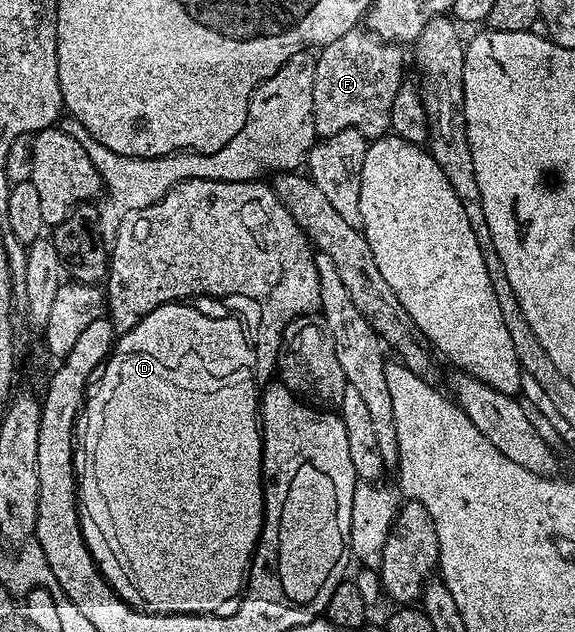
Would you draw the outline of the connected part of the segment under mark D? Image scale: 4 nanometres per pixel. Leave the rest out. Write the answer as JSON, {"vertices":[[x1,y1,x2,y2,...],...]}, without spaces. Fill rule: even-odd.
{"vertices":[[172,303,162,305,153,310,149,315,145,315,145,319,141,319,141,323,137,323,137,327,133,327,127,333,122,334,116,340,108,358,103,362,97,373,97,380,100,389,90,392,91,413,87,413,87,417,91,417,91,421,87,421,87,477,81,477,81,508,83,509,83,529,87,529,87,545,91,545,93,555,91,558,95,560,97,571,111,585,115,593,122,599,126,605,130,605,136,611,146,611,148,613,161,613,170,615,173,613,186,613,188,615,209,615,218,612,226,601,235,598,244,588,246,576,250,568,250,560,255,554,255,546,259,544,259,536,263,533,263,487,265,478,263,475,263,435,261,432,261,418,259,415,259,398,261,396,260,386,257,384,255,376,255,350,252,342,247,342,247,333,243,330,243,325,235,317,210,317,207,313,202,313,199,309,194,309,191,303],[91,443,95,449,95,467,91,473]]}

